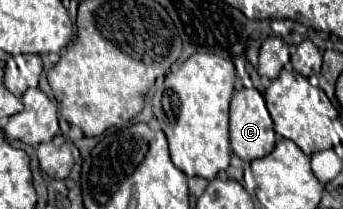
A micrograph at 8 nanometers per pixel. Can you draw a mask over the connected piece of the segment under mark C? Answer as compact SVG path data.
M243 88L233 94L229 108L229 136L233 154L245 162L263 158L275 148L277 136L273 130L273 120L265 108L263 96L255 88Z

